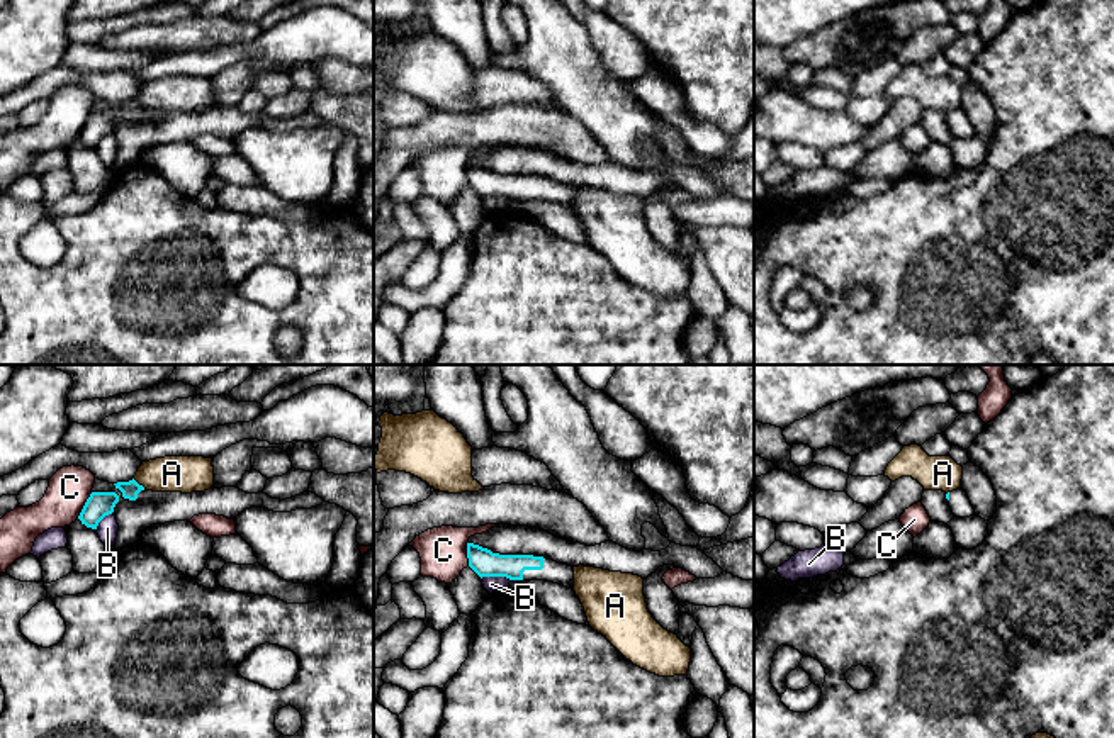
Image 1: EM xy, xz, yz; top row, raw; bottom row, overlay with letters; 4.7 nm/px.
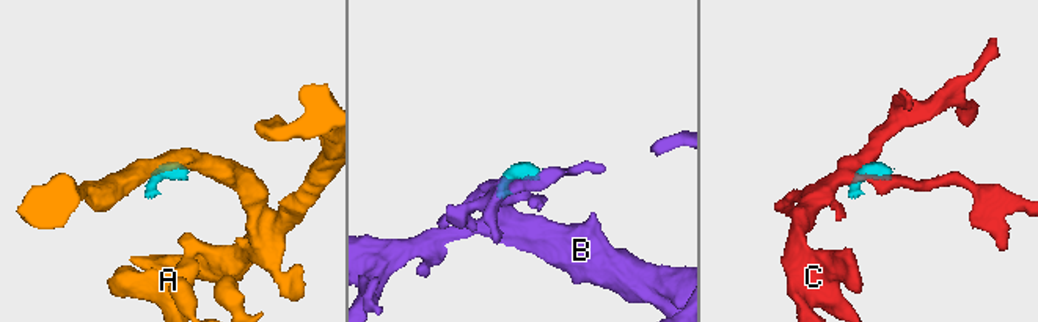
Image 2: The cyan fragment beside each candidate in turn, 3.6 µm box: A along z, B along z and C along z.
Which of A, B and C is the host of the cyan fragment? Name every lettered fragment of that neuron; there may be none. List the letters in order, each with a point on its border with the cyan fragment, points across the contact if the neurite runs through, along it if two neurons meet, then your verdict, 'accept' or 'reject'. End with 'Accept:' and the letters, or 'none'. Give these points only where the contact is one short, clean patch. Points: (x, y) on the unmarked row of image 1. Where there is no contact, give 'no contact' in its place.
A: contact xy (138, 104); border xy (133, 99), (145, 107); reject
B: contact xz (496, 195); border xz (481, 197), (506, 197), (510, 201); reject
C: contact xy (84, 126); border xy (92, 112), (77, 138); reject
Accept: none

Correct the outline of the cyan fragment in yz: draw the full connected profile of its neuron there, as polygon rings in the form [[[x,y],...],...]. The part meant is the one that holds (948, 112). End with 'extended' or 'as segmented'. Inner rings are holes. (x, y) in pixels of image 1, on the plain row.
[[[959,107],[953,112],[946,114],[946,119],[949,122],[949,127],[954,134],[954,137],[970,137],[975,136],[975,129],[966,115],[966,112]]]; extended

